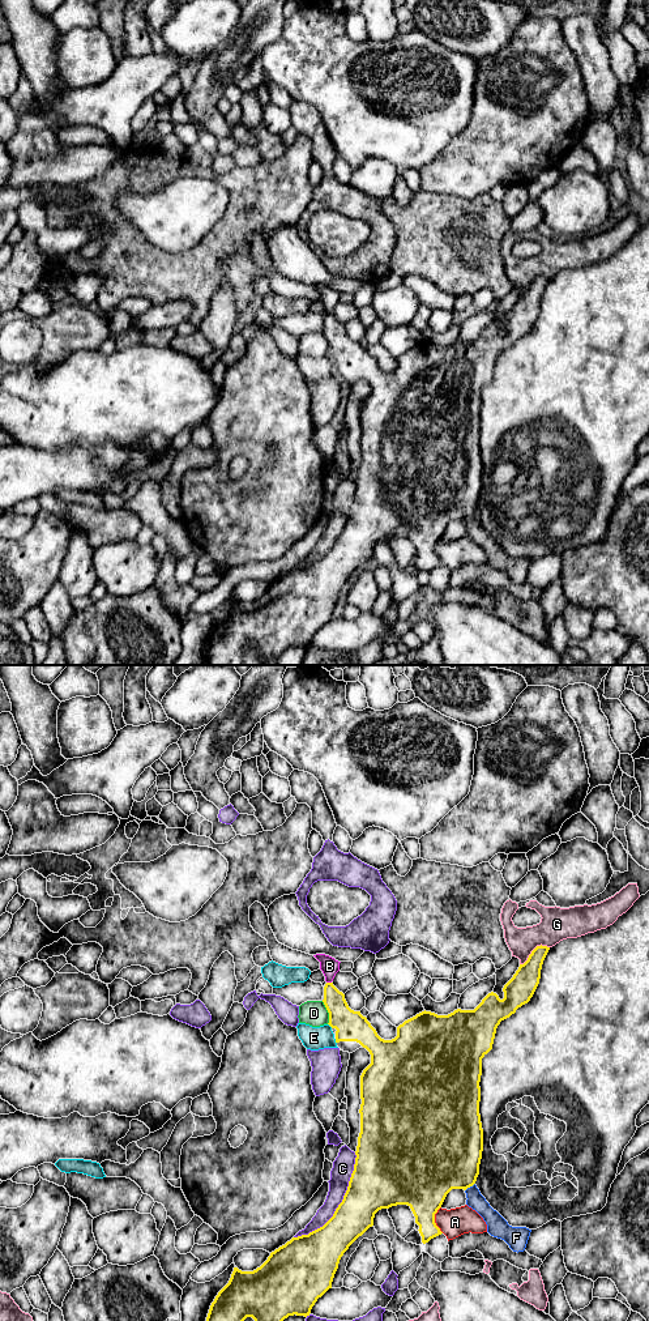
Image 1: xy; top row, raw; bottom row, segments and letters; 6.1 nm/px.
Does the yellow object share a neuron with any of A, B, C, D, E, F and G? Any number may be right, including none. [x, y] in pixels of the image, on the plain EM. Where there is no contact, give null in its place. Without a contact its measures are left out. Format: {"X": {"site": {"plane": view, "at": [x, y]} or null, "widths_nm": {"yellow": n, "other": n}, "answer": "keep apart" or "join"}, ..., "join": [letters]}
{"A": {"site": {"plane": "xy", "at": [434, 550]}, "widths_nm": {"yellow": 340, "other": 170}, "answer": "keep apart"}, "B": {"site": {"plane": "xy", "at": [329, 314]}, "widths_nm": {"yellow": 160, "other": 110}, "answer": "keep apart"}, "C": {"site": {"plane": "xy", "at": [340, 535]}, "widths_nm": {"yellow": 320, "other": 130}, "answer": "keep apart"}, "D": {"site": {"plane": "xy", "at": [328, 342]}, "widths_nm": {"yellow": 190, "other": 160}, "answer": "keep apart"}, "E": {"site": {"plane": "xy", "at": [331, 357]}, "widths_nm": {"yellow": 190, "other": 140}, "answer": "keep apart"}, "F": {"site": {"plane": "xy", "at": [469, 518]}, "widths_nm": {"yellow": 440, "other": 100}, "answer": "keep apart"}, "G": {"site": {"plane": "xy", "at": [533, 281]}, "widths_nm": {"yellow": 170, "other": 200}, "answer": "keep apart"}, "join": []}

